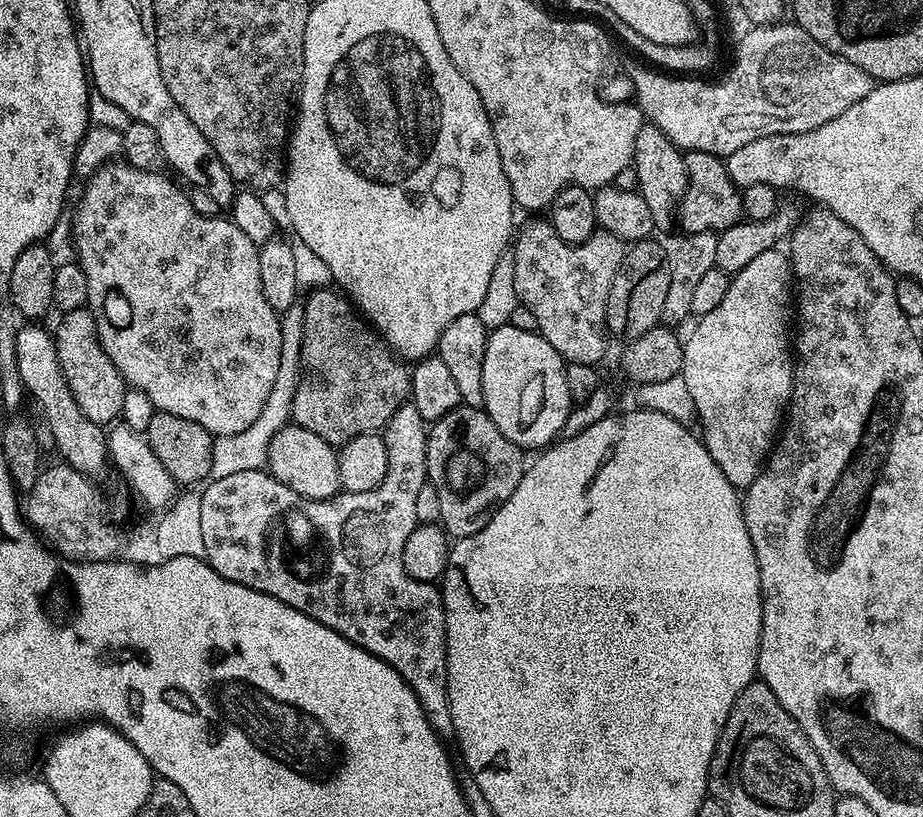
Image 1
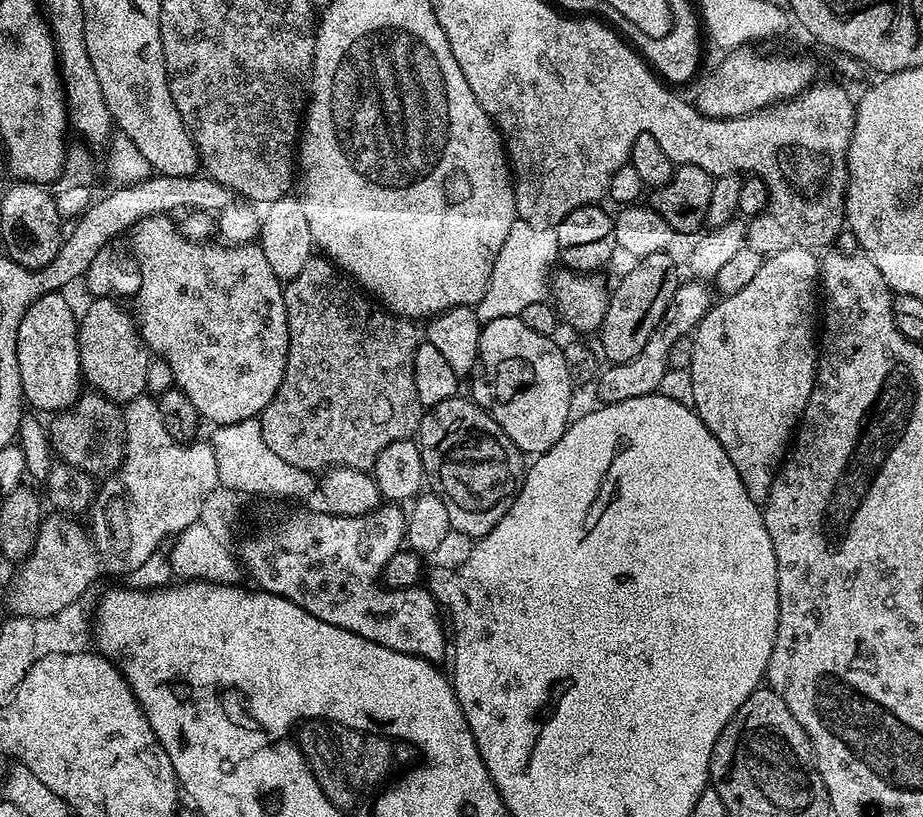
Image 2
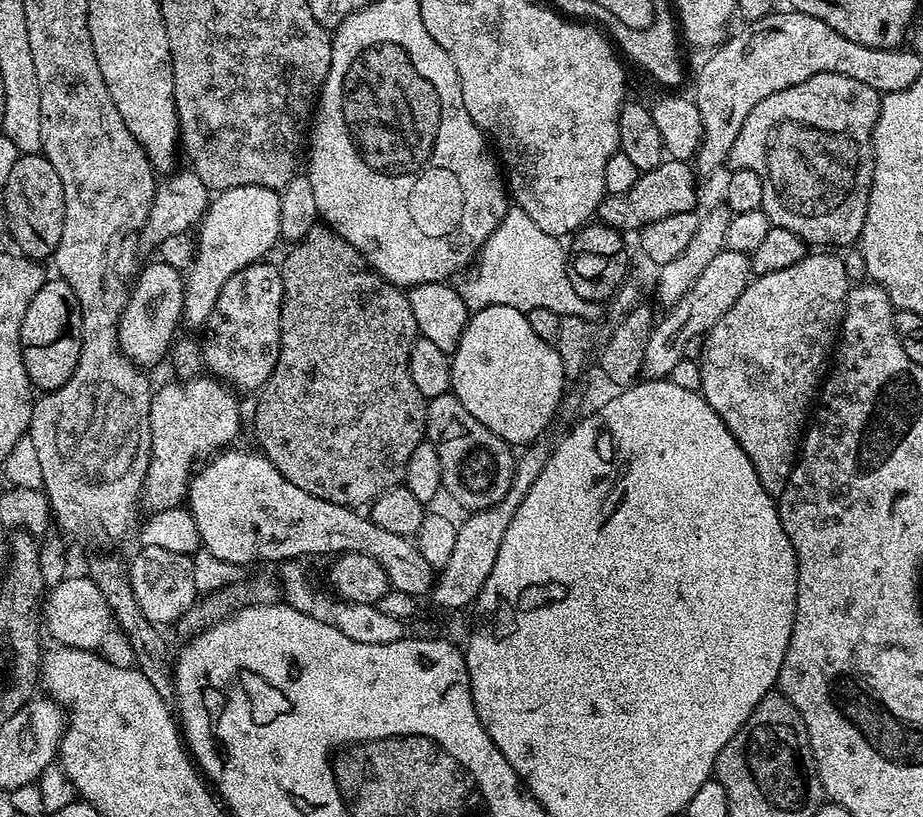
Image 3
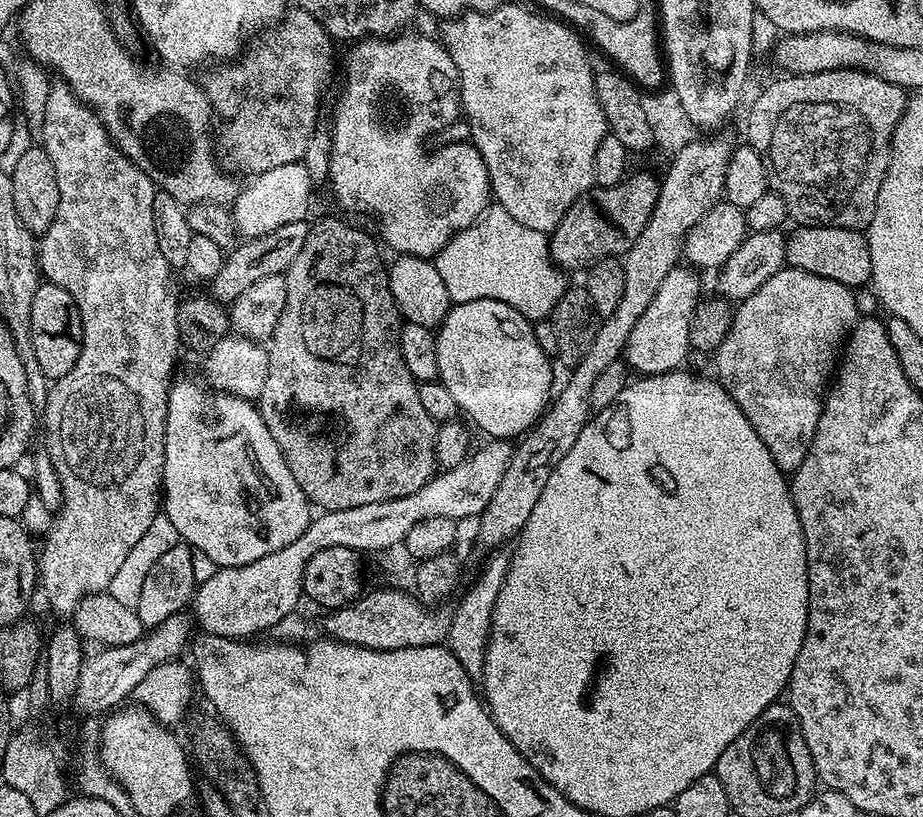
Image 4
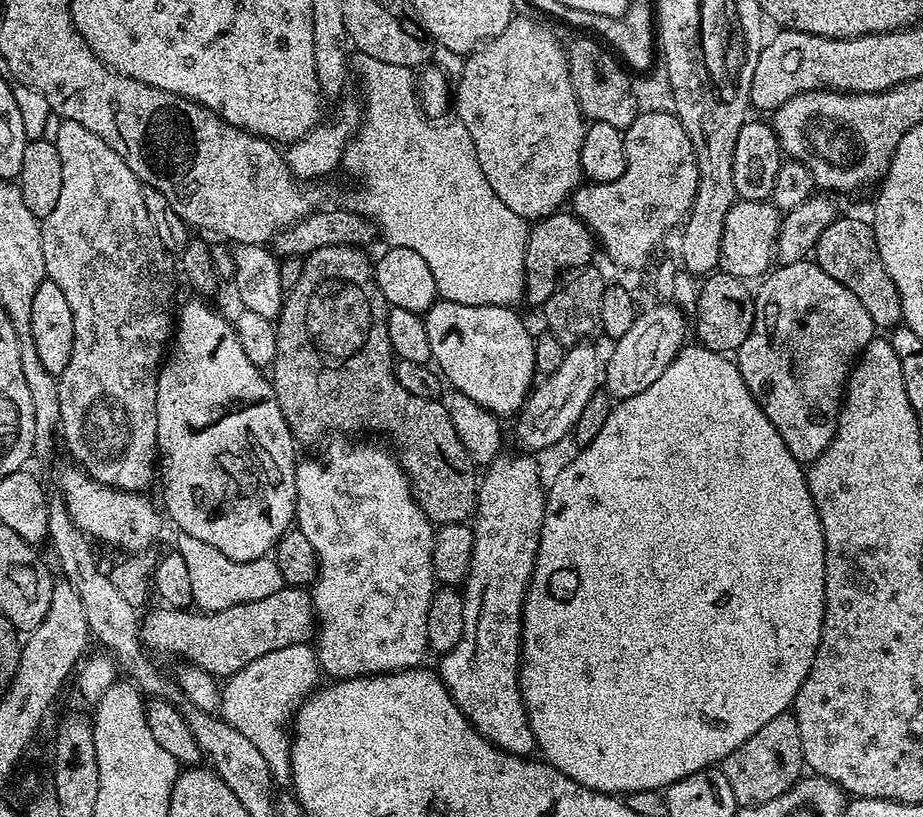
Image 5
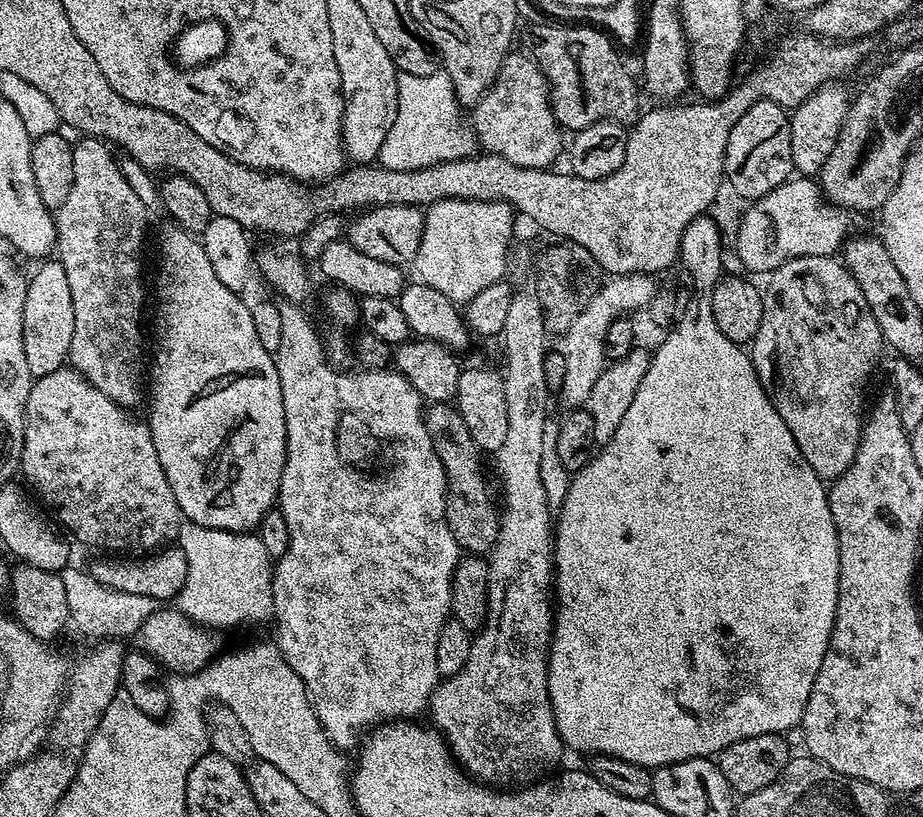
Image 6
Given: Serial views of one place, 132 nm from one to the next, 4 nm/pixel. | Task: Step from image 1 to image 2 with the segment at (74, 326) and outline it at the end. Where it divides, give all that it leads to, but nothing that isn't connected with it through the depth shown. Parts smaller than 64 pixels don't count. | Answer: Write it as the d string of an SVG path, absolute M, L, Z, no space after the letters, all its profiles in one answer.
M98 296L87 301L88 309L78 320L78 350L80 375L89 389L107 400L127 402L145 395L146 374L150 363L148 345L140 337L137 321L123 308L123 303L110 296Z

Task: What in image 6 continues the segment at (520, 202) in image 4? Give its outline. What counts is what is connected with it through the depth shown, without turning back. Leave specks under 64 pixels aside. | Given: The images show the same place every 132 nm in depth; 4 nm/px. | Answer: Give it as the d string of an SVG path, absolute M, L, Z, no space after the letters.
M510 54L504 59L488 93L471 109L470 127L485 153L506 158L514 166L551 169L556 155L561 155L560 123L554 118L548 79L531 55Z

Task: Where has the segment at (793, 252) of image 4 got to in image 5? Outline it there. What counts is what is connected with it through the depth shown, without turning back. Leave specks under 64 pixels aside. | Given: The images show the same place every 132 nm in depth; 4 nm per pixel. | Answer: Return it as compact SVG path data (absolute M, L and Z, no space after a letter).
M841 215L830 226L826 226L826 230L822 230L822 238L818 238L816 243L814 263L822 270L826 270L830 278L842 282L842 286L846 286L846 290L850 290L850 294L854 294L854 298L858 298L858 302L866 306L873 325L877 329L891 330L901 323L902 298L898 298L898 286L894 286L890 274L886 274L886 266L882 266L882 254L878 254L876 236L872 233L872 225L867 219L855 220L852 216Z

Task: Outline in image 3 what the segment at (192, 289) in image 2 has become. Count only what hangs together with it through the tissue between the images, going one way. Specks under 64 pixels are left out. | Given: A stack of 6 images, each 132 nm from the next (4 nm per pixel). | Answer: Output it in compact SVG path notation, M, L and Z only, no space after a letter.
M266 263L248 265L226 281L213 312L208 315L208 333L202 336L203 367L236 390L259 390L274 374L278 362L284 287L279 267Z

